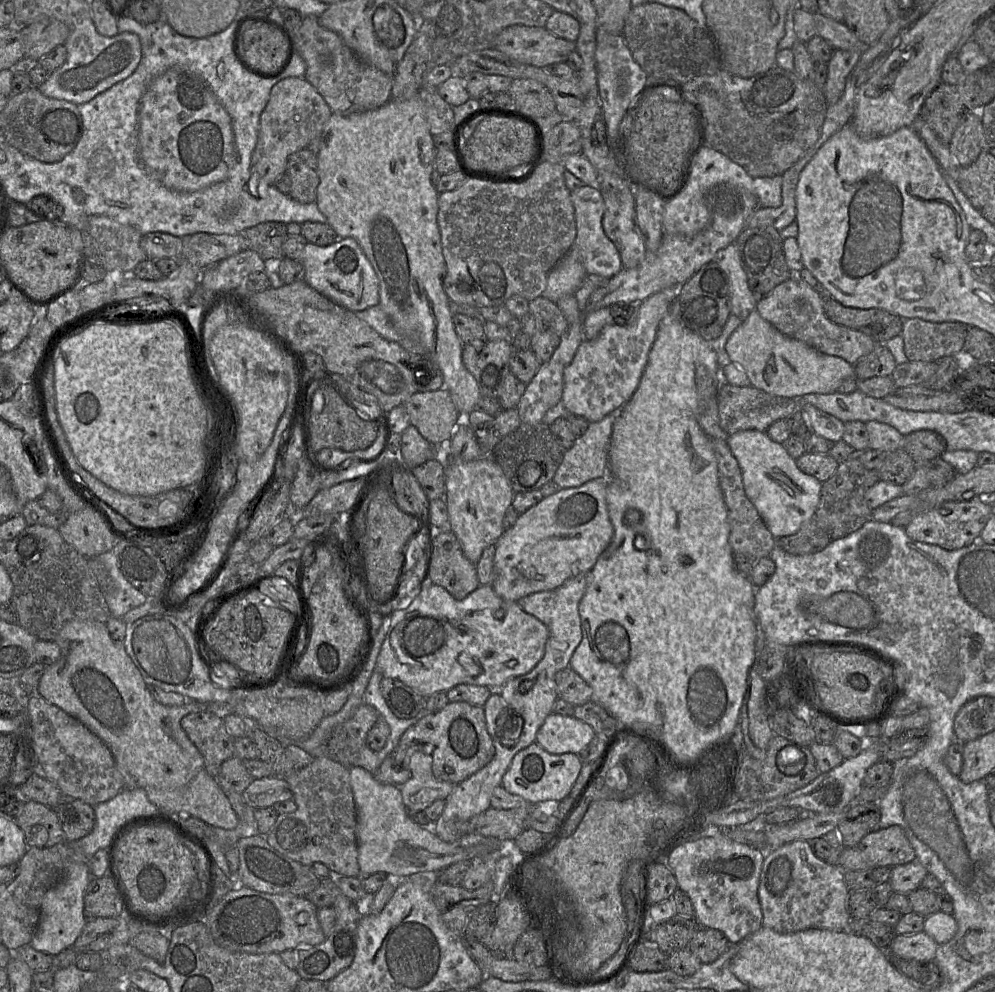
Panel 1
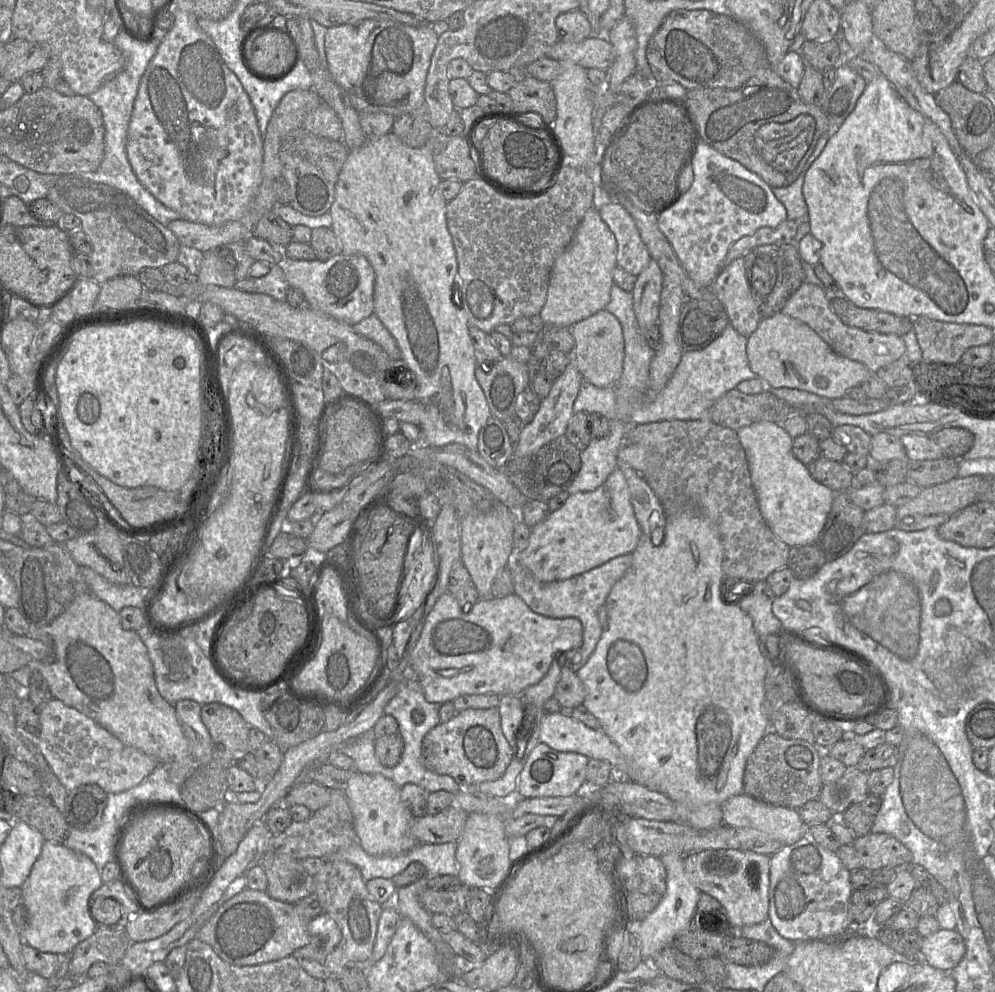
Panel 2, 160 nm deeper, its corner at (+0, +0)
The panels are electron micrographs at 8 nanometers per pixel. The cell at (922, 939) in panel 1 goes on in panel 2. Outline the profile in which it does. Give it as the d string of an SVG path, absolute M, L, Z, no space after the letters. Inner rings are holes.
M940 929L924 938L920 952L929 966L950 971L961 961L965 951L964 939L955 929Z

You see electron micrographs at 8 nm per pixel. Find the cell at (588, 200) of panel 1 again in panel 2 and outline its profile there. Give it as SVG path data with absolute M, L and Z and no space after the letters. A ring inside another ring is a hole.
M617 202L598 209L617 242L617 267L638 276L651 260L631 215Z

